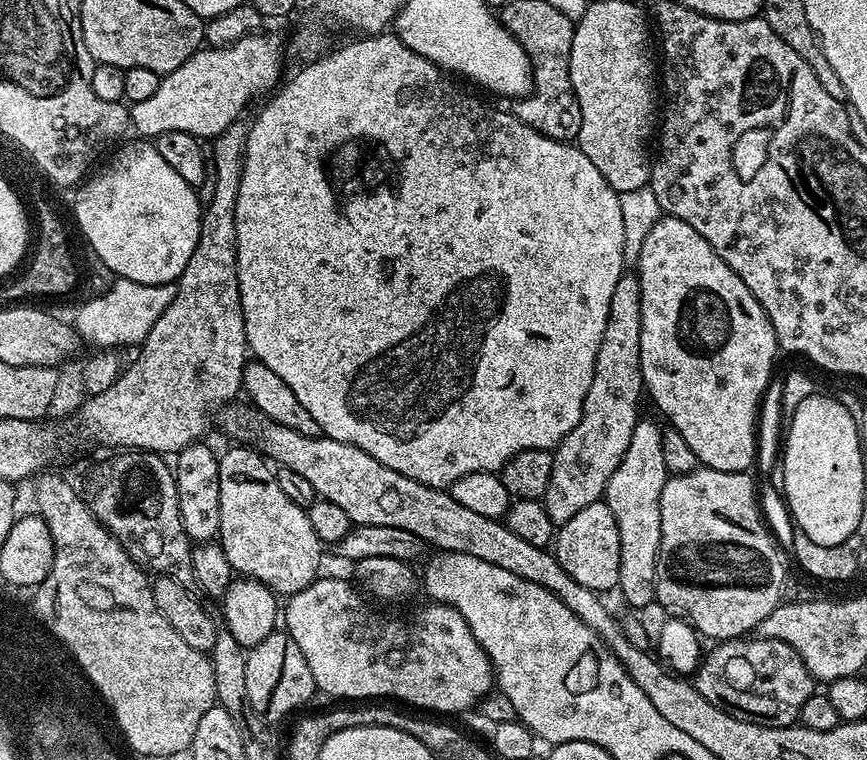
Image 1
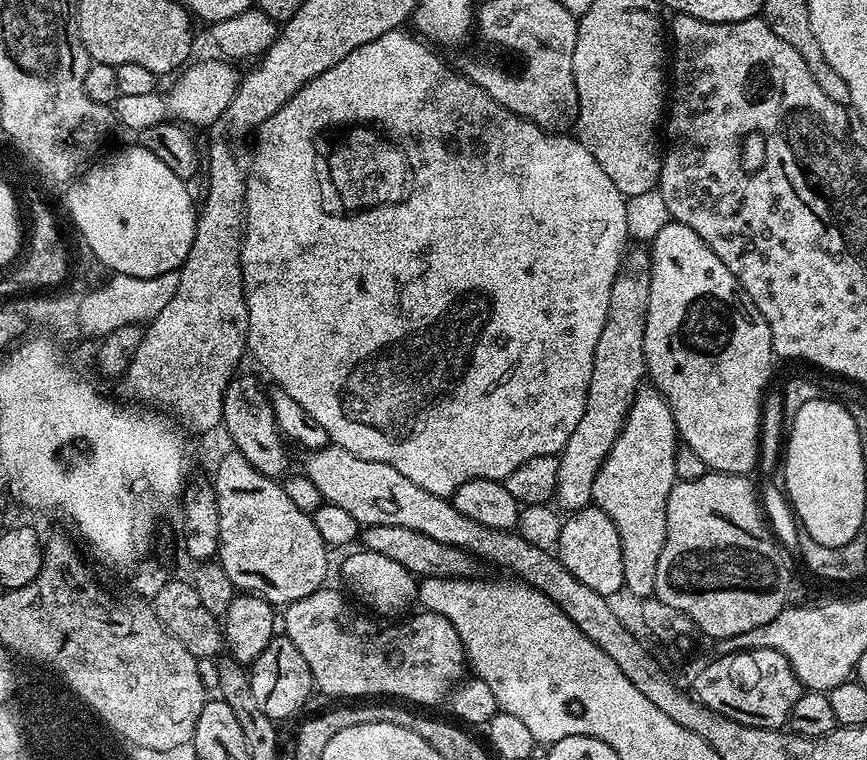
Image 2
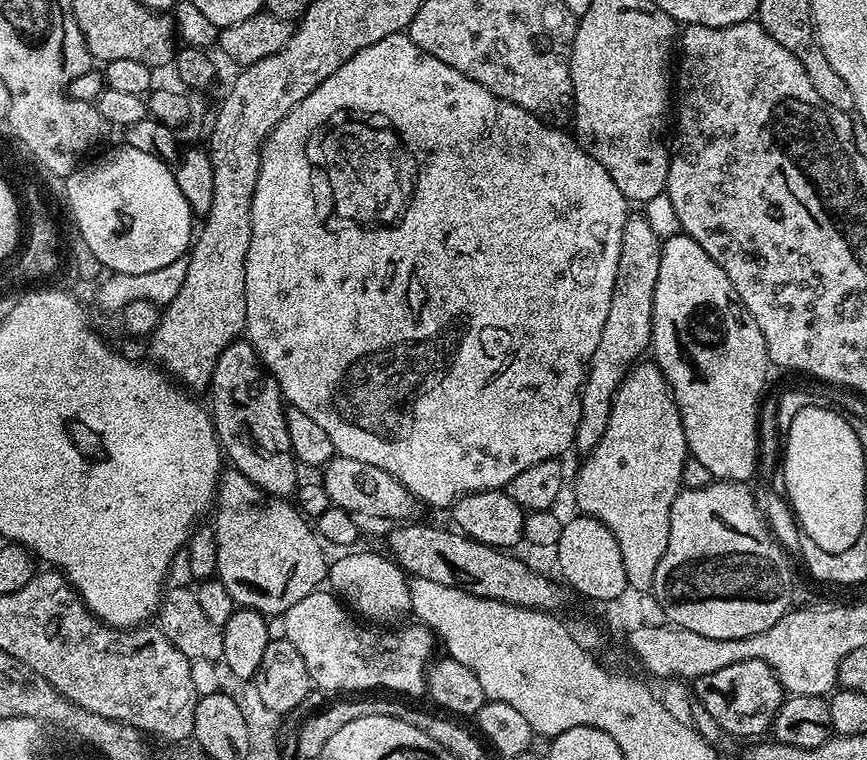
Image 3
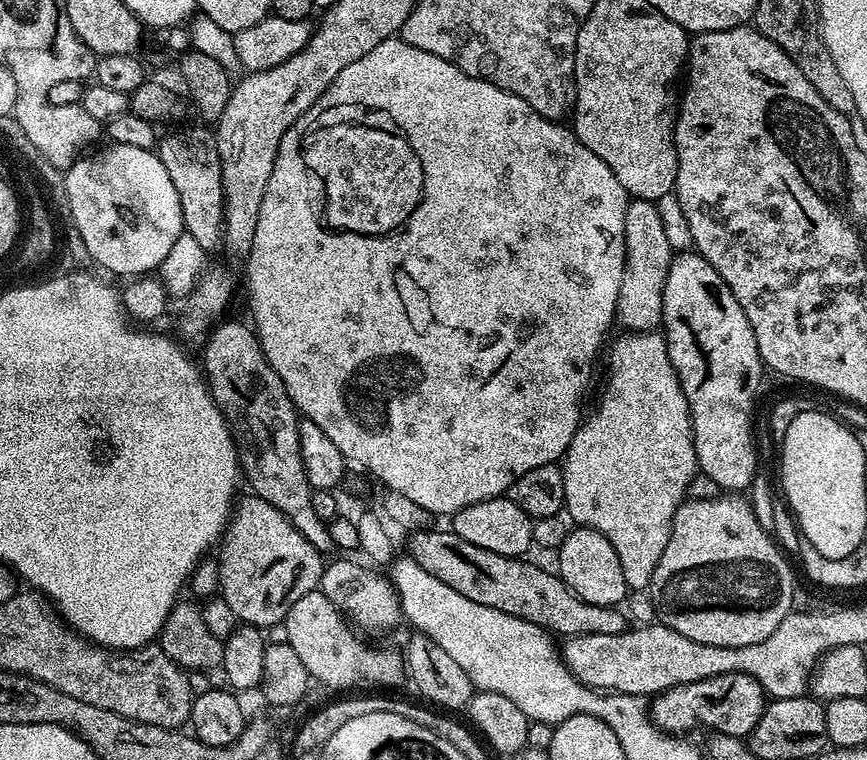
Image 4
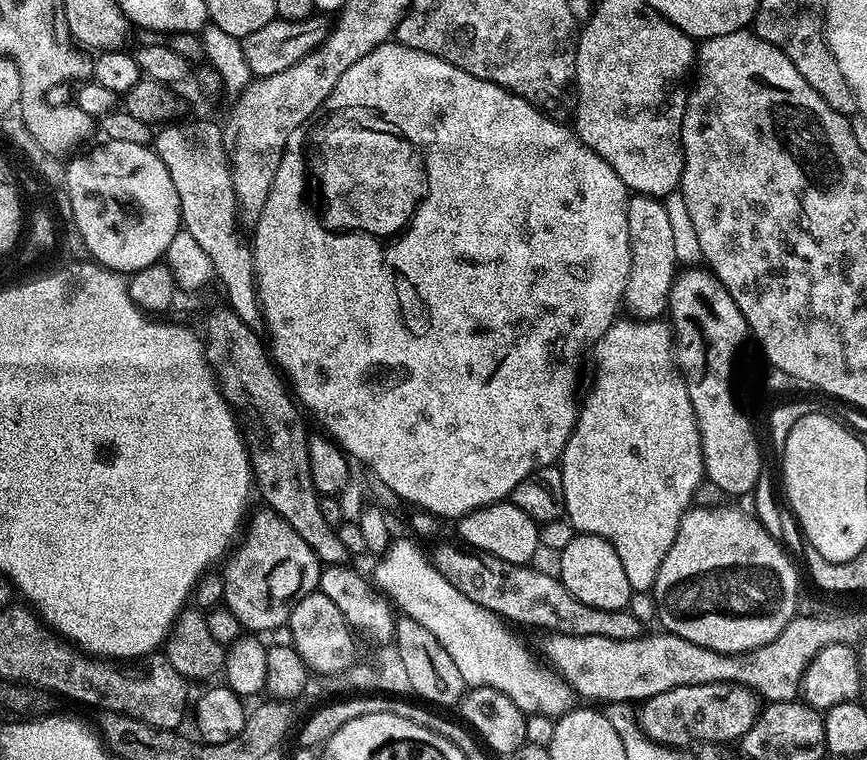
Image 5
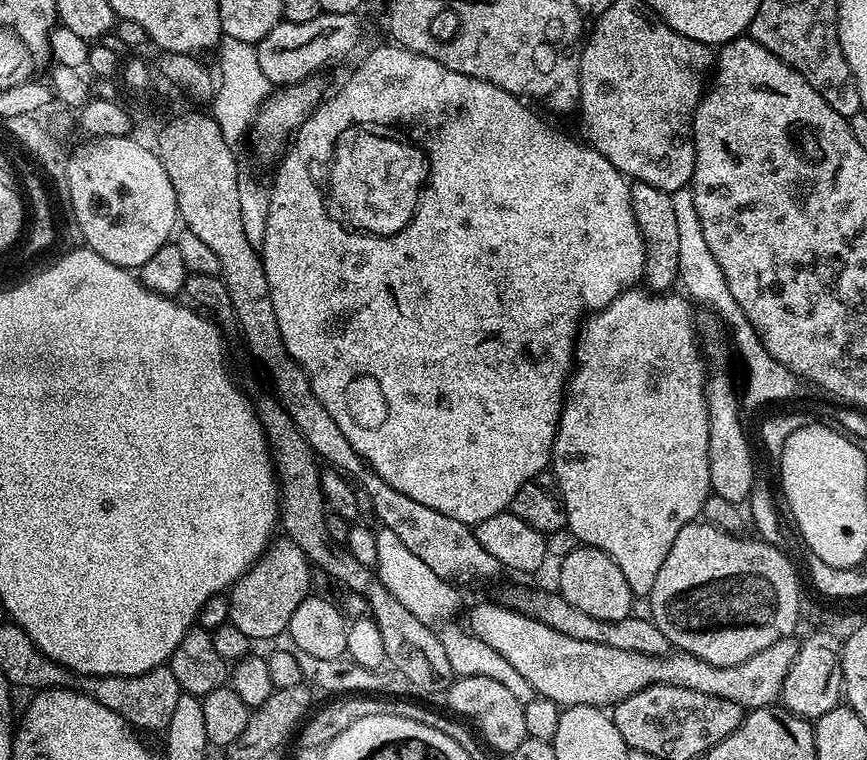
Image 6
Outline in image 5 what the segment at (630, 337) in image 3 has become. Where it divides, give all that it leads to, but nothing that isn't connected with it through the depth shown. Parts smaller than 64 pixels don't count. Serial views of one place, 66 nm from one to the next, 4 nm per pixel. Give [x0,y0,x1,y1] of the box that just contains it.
[623,195,678,320]

